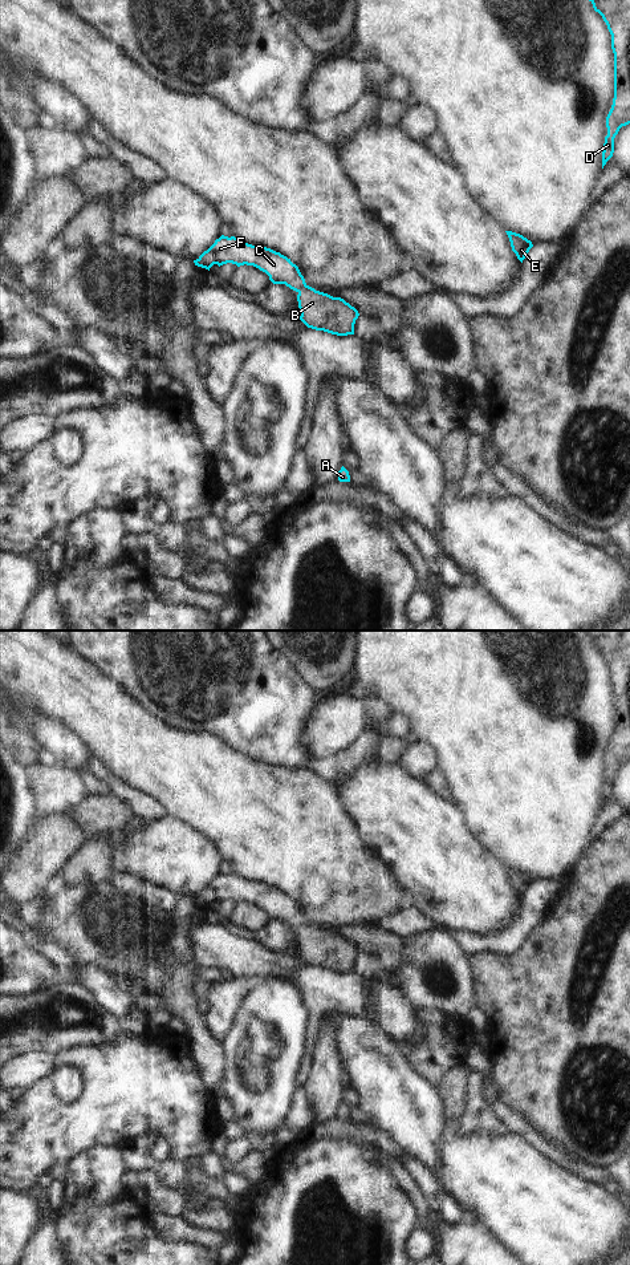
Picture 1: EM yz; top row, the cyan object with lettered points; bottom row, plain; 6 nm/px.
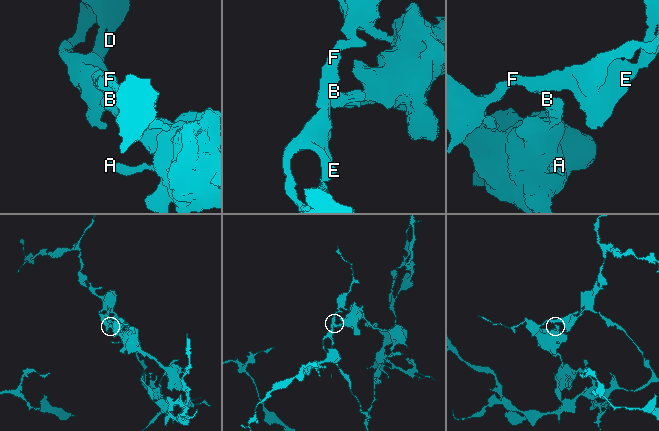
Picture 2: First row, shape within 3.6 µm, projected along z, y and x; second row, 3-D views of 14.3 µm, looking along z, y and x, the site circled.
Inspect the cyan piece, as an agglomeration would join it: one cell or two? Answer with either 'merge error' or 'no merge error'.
merge error

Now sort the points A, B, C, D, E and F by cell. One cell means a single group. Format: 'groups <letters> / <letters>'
groups A B / C D E F

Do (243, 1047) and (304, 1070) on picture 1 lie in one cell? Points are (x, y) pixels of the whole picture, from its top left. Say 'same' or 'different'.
different

